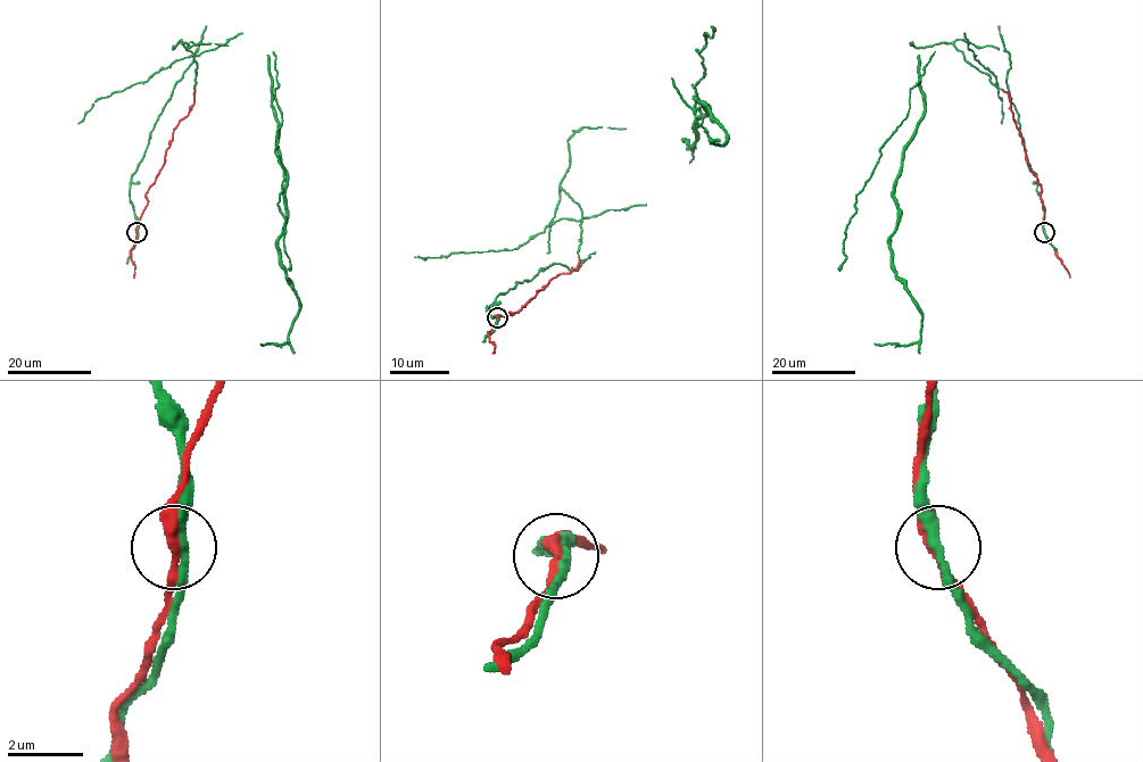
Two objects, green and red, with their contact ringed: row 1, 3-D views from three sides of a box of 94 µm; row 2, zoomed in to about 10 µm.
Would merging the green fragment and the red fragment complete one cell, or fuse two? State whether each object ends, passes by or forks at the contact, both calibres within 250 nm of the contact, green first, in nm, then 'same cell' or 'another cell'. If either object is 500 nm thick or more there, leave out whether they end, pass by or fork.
green passes by; red passes by; calibres 240 and 320 nm; same cell

